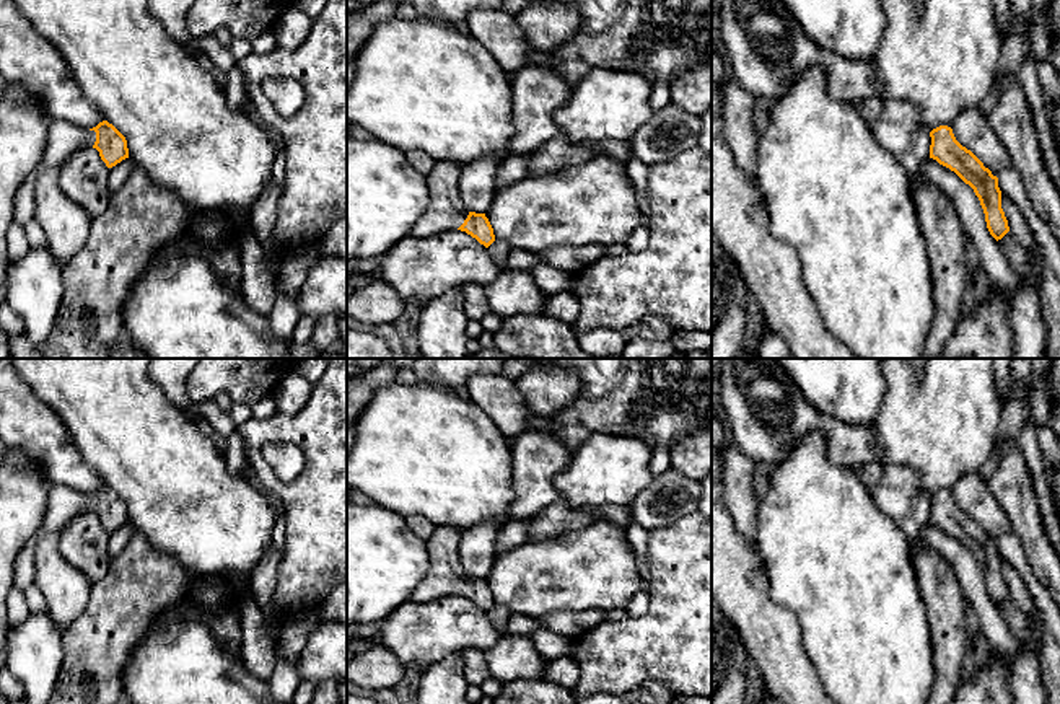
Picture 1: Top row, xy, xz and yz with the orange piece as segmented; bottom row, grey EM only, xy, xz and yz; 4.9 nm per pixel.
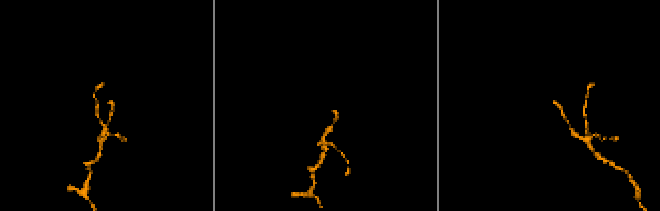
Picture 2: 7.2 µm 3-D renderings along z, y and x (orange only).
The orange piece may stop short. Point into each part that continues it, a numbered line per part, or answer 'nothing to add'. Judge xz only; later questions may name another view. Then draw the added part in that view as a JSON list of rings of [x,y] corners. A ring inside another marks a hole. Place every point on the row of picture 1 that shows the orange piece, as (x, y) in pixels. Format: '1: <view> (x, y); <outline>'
1: xz (445, 211); [[[436,161],[428,173],[430,199],[427,210],[412,227],[414,238],[430,238],[441,231],[458,230],[469,215],[459,197],[462,166],[454,161]]]

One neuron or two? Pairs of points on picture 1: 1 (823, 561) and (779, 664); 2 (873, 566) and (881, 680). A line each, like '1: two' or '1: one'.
1: two
2: one

